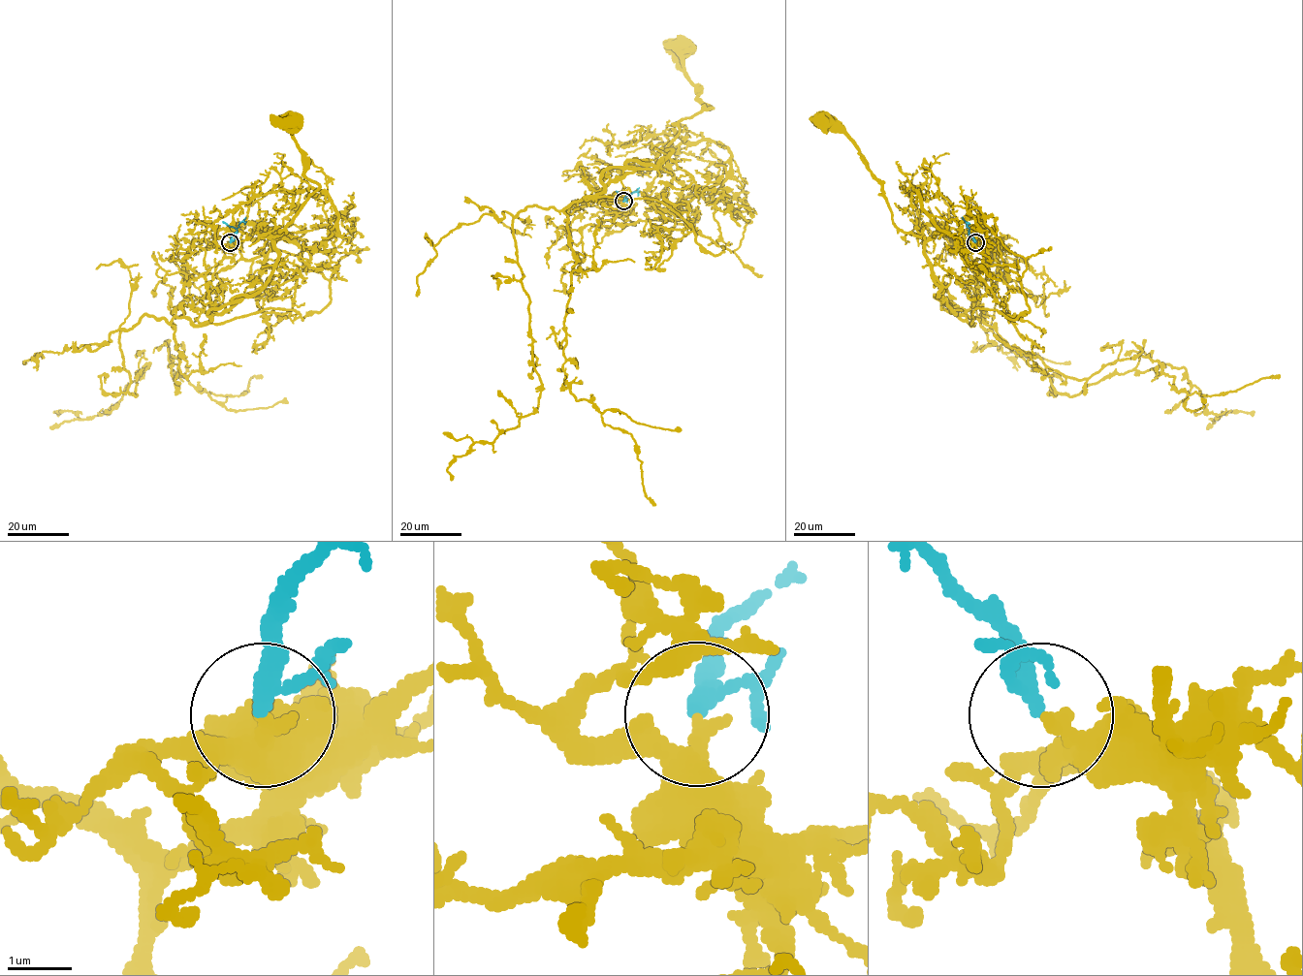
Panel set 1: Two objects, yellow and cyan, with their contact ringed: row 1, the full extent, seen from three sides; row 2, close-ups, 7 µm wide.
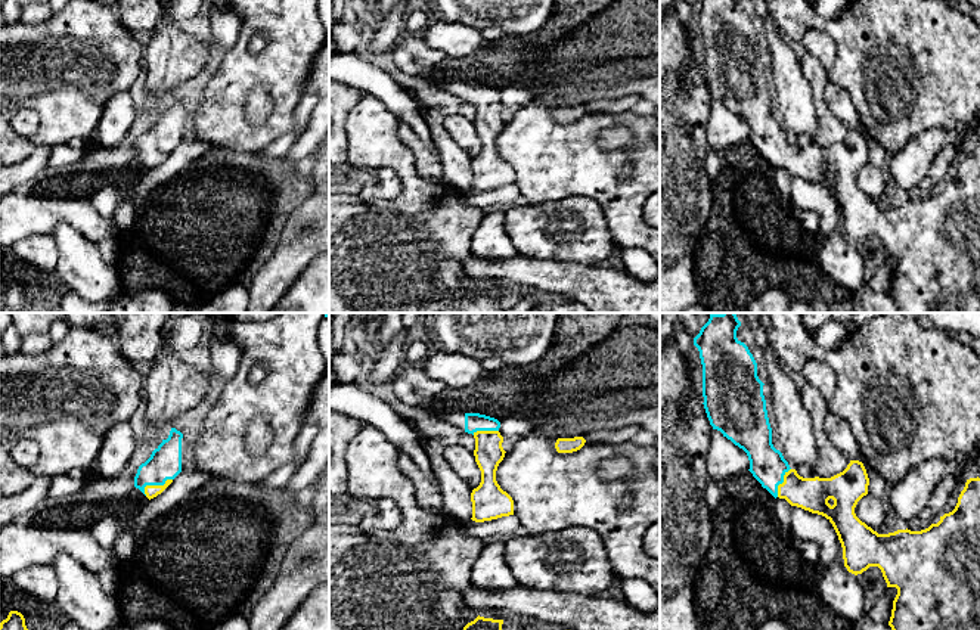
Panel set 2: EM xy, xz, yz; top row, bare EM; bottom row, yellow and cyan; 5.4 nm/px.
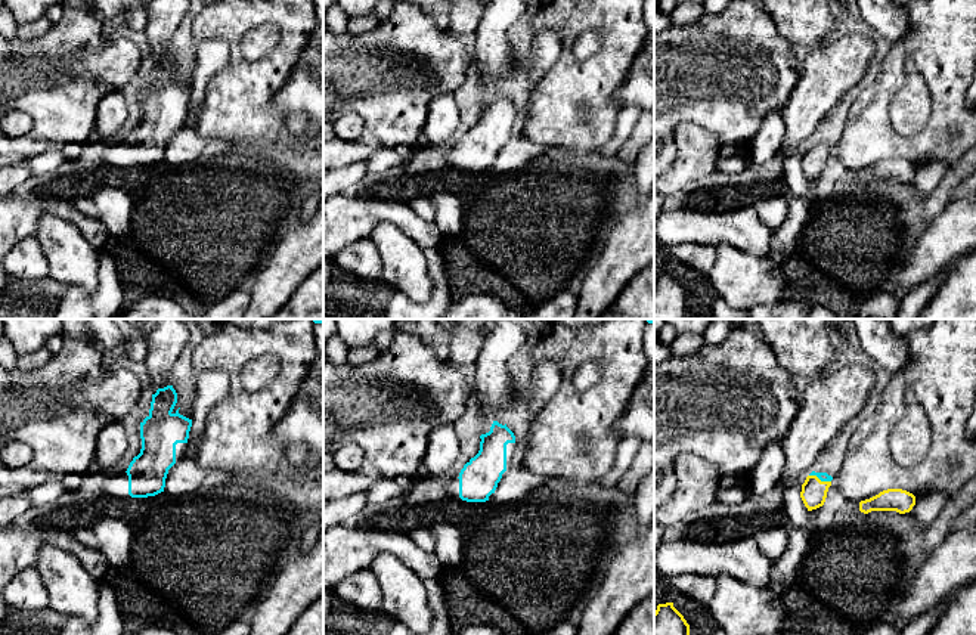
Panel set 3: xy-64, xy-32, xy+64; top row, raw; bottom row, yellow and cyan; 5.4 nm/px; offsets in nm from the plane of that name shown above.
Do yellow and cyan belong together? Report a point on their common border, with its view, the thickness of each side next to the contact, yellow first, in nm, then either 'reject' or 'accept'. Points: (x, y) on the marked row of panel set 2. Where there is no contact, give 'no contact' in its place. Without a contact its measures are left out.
xy (155, 486) | 70/180 nm | accept

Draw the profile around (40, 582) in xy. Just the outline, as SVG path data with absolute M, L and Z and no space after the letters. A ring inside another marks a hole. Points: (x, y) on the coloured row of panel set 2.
M34 565L15 574L12 578L15 590L32 596L46 606L53 606L59 583L52 565Z

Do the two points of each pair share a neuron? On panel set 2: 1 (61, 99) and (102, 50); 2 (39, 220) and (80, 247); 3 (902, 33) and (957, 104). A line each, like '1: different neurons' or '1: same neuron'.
1: same neuron
2: different neurons
3: same neuron

